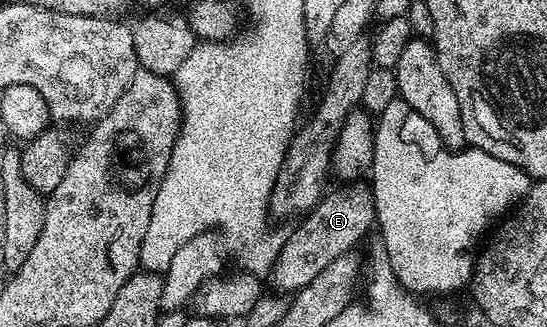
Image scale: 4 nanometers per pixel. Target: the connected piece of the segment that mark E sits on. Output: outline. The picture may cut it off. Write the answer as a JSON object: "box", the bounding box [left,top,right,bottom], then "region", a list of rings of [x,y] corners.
{"box":[270,182,376,294],"region":[[[352,182],[340,186],[337,192],[329,191],[321,196],[311,212],[299,221],[300,224],[292,233],[284,236],[284,244],[270,269],[270,277],[287,294],[295,294],[305,288],[334,258],[349,255],[352,247],[367,234],[373,231],[376,224],[376,207],[371,187],[364,182]]]}

